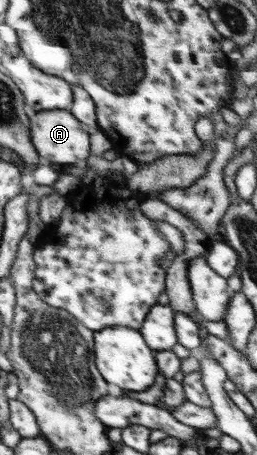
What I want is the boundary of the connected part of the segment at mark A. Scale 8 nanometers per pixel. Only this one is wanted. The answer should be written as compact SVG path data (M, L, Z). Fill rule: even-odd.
M70 109L42 111L32 115L32 139L42 157L58 168L63 165L83 164L90 157L90 132Z

